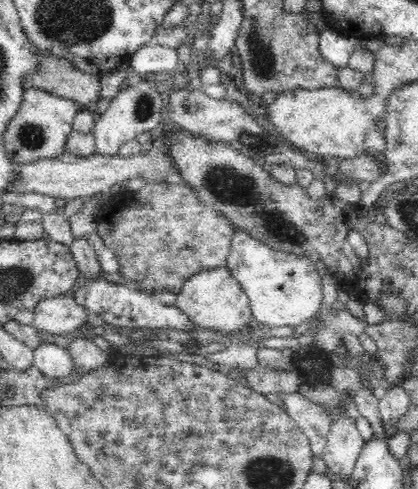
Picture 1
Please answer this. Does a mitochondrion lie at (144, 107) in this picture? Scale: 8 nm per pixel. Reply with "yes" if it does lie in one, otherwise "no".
yes

